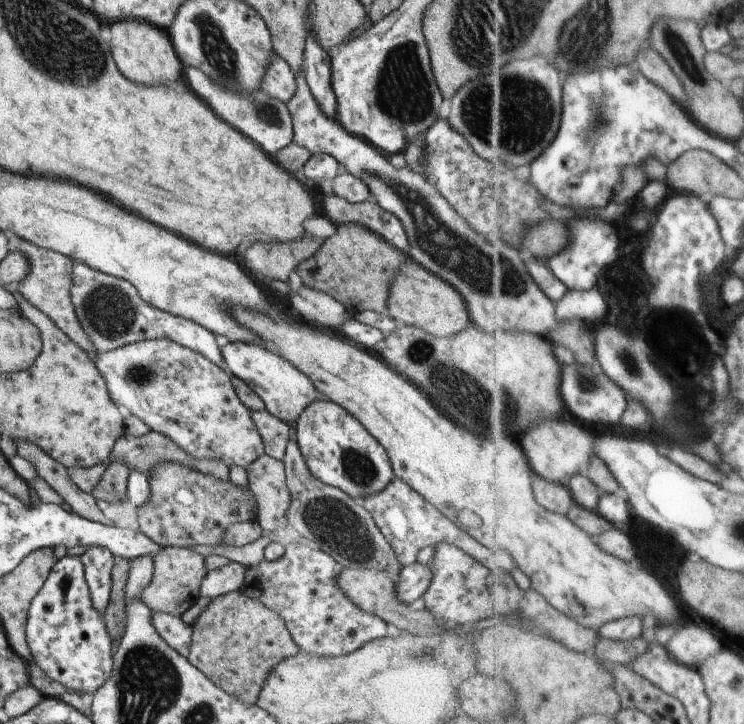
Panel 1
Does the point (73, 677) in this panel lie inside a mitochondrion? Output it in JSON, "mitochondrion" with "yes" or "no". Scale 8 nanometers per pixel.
{"mitochondrion":"no"}

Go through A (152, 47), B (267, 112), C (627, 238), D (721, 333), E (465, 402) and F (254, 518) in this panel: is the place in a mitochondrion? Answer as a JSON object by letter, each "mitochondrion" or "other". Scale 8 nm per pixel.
{"A":"other","B":"mitochondrion","C":"other","D":"other","E":"mitochondrion","F":"other"}

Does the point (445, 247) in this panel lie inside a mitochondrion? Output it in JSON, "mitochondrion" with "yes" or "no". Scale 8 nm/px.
{"mitochondrion":"yes"}

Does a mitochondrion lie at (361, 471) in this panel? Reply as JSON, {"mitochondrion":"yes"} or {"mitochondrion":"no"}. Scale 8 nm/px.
{"mitochondrion":"yes"}

